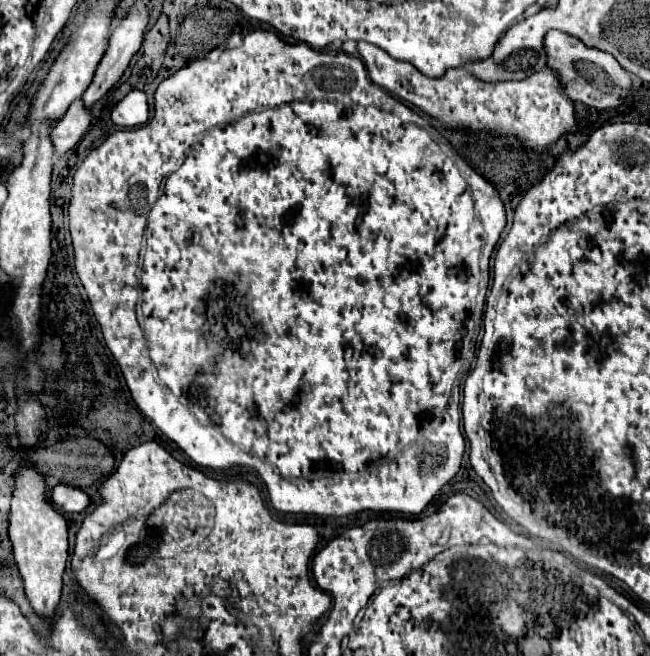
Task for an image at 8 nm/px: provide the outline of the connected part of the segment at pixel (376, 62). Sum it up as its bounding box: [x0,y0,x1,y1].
[358,42,576,150]

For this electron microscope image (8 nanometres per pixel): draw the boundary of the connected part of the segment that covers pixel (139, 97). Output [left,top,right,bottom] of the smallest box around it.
[112,90,150,128]

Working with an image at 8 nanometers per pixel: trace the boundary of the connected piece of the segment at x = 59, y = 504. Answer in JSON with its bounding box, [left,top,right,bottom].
[50,484,90,512]

